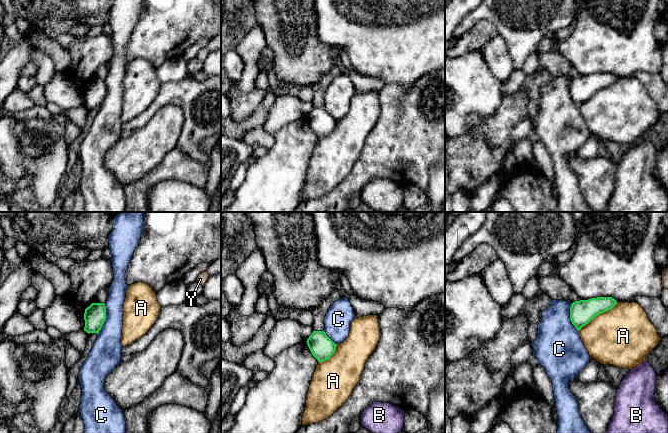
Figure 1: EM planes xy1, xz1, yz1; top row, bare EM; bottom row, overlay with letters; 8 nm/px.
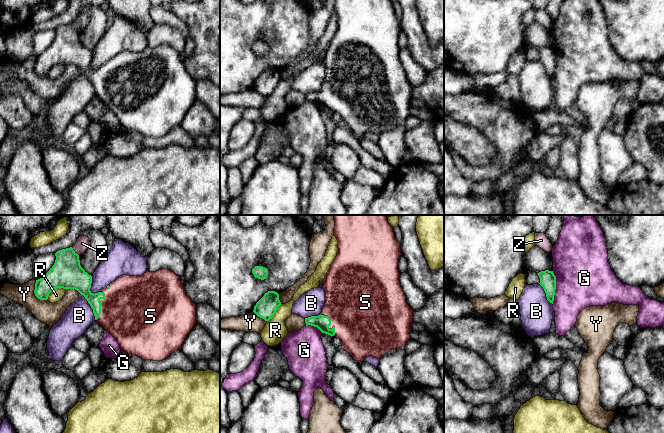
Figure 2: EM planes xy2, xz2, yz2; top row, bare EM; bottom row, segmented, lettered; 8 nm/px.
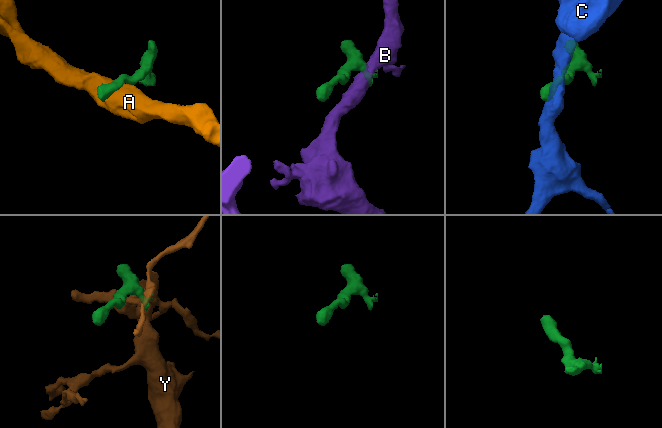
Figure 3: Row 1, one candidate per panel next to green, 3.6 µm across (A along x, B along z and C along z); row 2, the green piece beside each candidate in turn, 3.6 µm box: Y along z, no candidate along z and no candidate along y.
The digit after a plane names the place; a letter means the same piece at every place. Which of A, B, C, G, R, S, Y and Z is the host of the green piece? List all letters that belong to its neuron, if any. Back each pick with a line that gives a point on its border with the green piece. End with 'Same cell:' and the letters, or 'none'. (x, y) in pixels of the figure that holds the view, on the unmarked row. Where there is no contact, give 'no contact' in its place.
S: xz2 (330, 100)
Same cell: S

